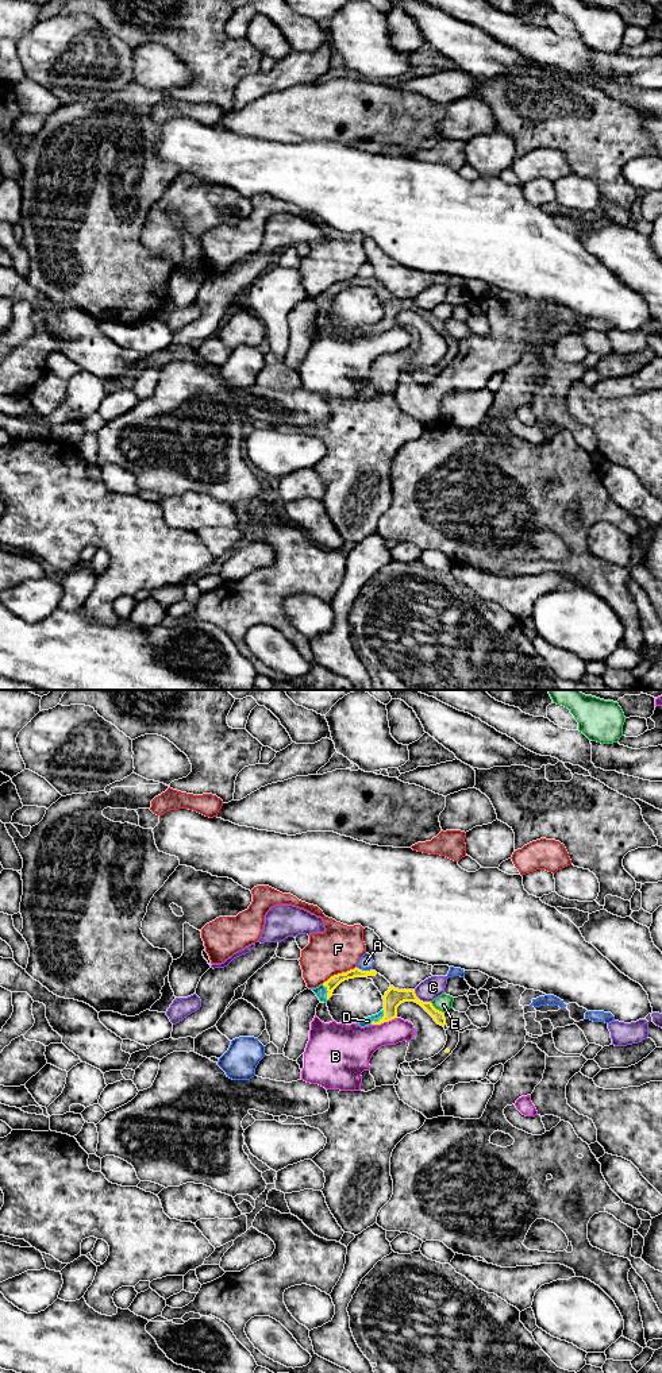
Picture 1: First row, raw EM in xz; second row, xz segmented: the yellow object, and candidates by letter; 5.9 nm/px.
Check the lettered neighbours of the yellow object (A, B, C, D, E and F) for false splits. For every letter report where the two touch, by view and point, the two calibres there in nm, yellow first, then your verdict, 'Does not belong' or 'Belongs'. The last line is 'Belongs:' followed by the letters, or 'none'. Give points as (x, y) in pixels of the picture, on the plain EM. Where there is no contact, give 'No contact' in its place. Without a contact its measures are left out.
A: Touches yellow at xz (364, 280). Thickness 70 nm (yellow) against 90 nm. Does not belong
B: Touches yellow at xz (384, 330). Thickness 110 nm (yellow) against 260 nm. Does not belong
C: Touches yellow at xz (419, 308). Thickness 110 nm (yellow) against 130 nm. Does not belong
D: Touches yellow at xz (381, 327). Thickness 110 nm (yellow) against 50 nm. Belongs
E: Touches yellow at xz (435, 317). Thickness 100 nm (yellow) against 100 nm. Does not belong
F: Touches yellow at xz (331, 285). Thickness 70 nm (yellow) against 280 nm. Does not belong
Belongs: D

